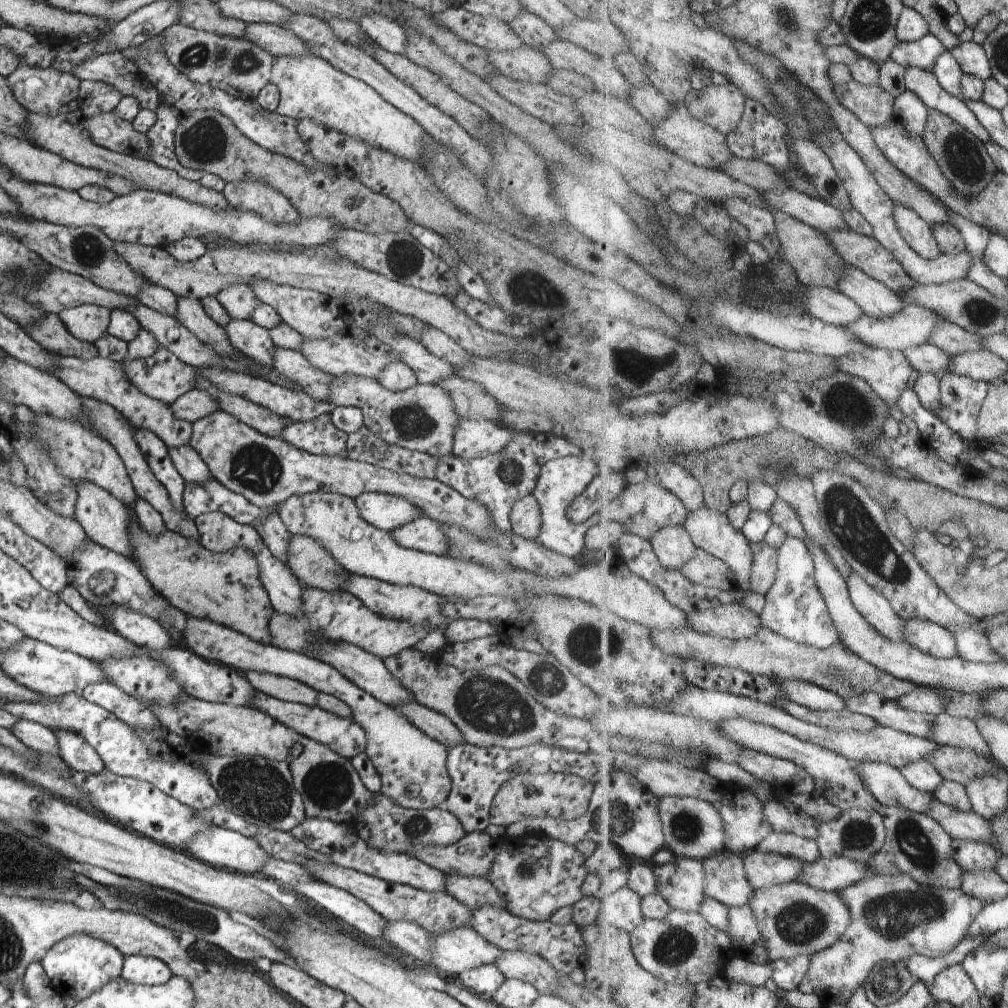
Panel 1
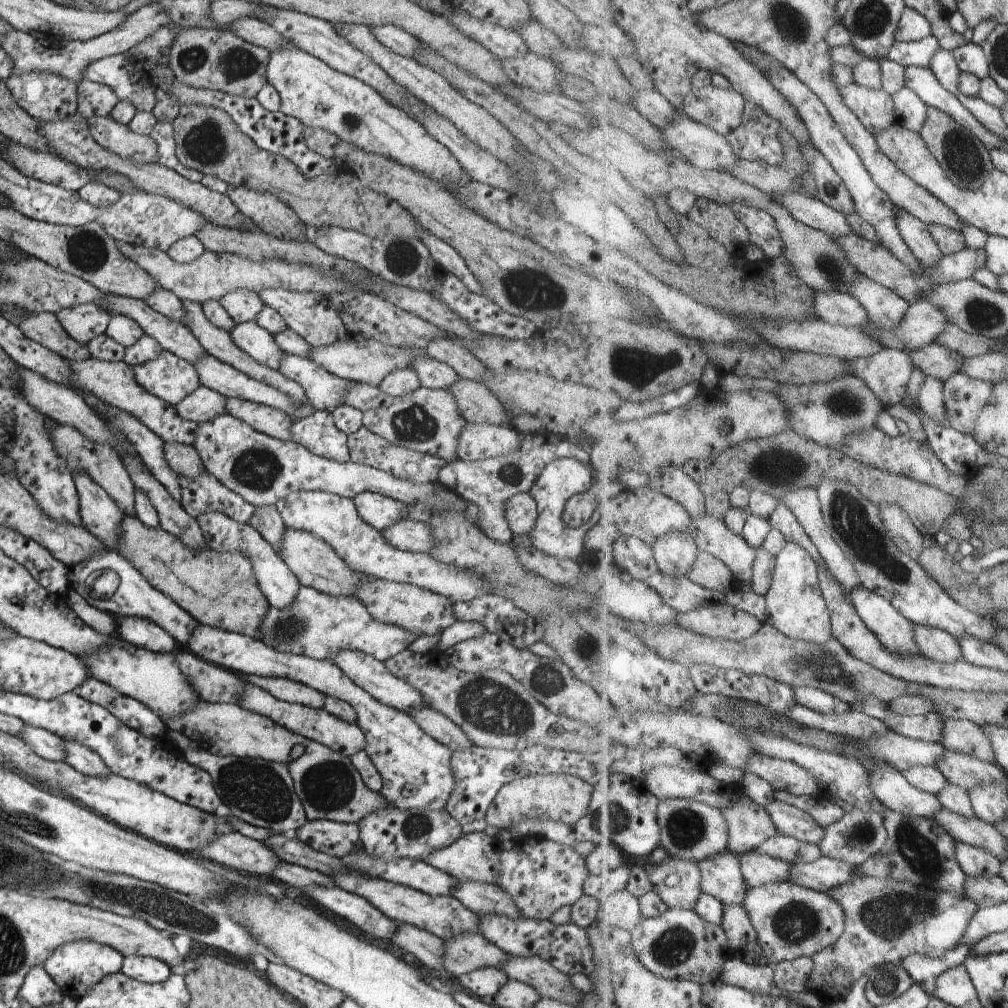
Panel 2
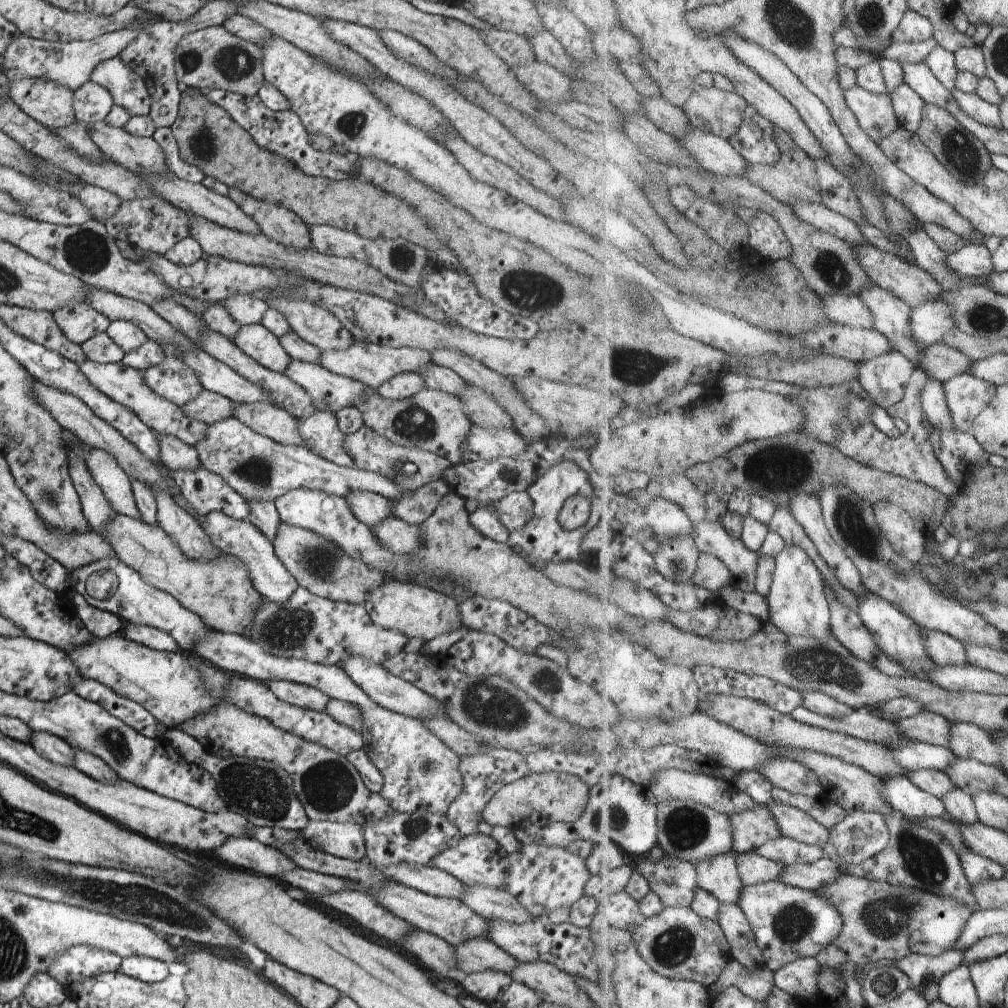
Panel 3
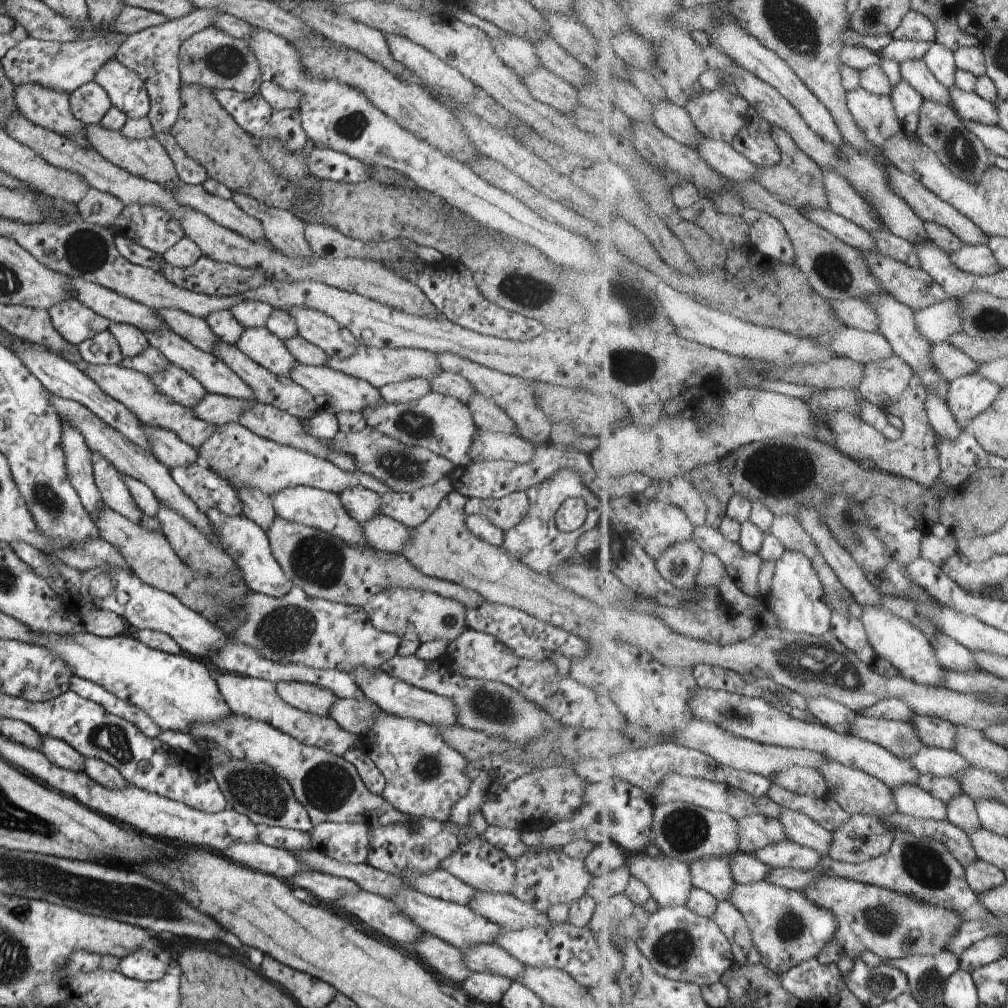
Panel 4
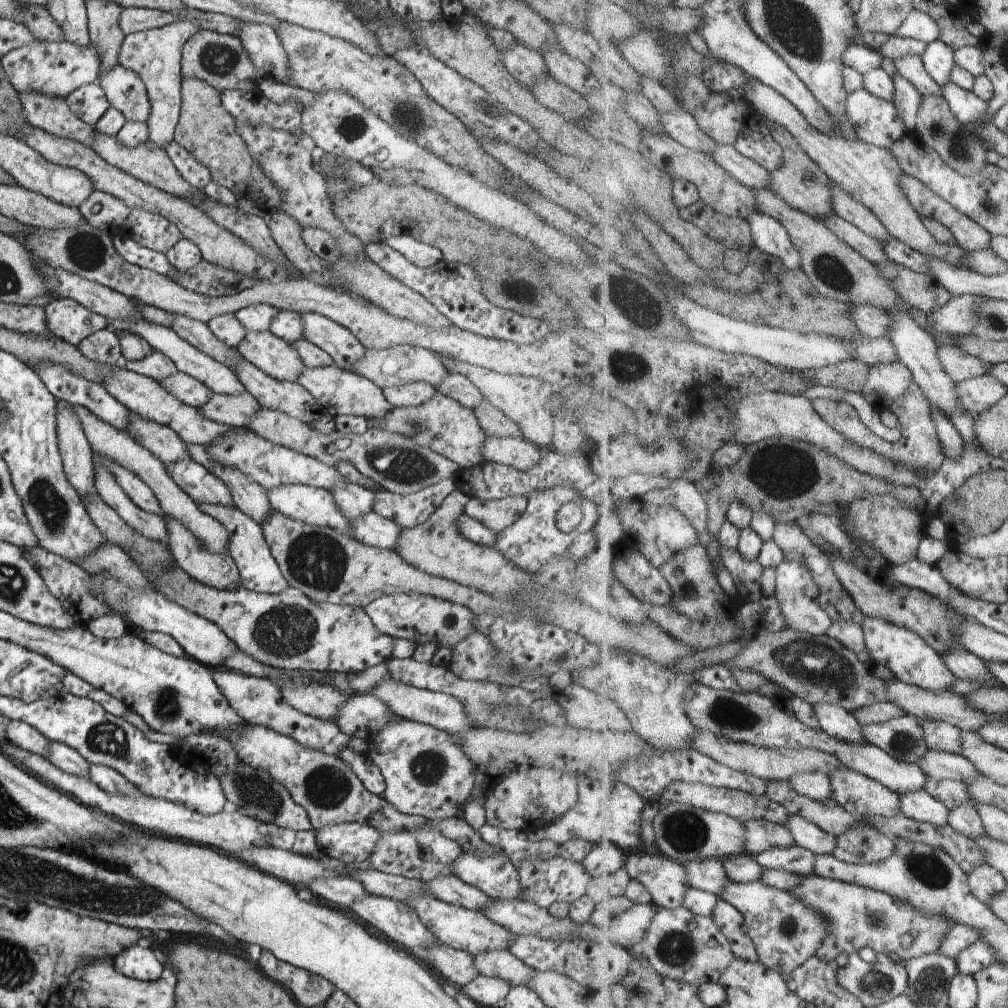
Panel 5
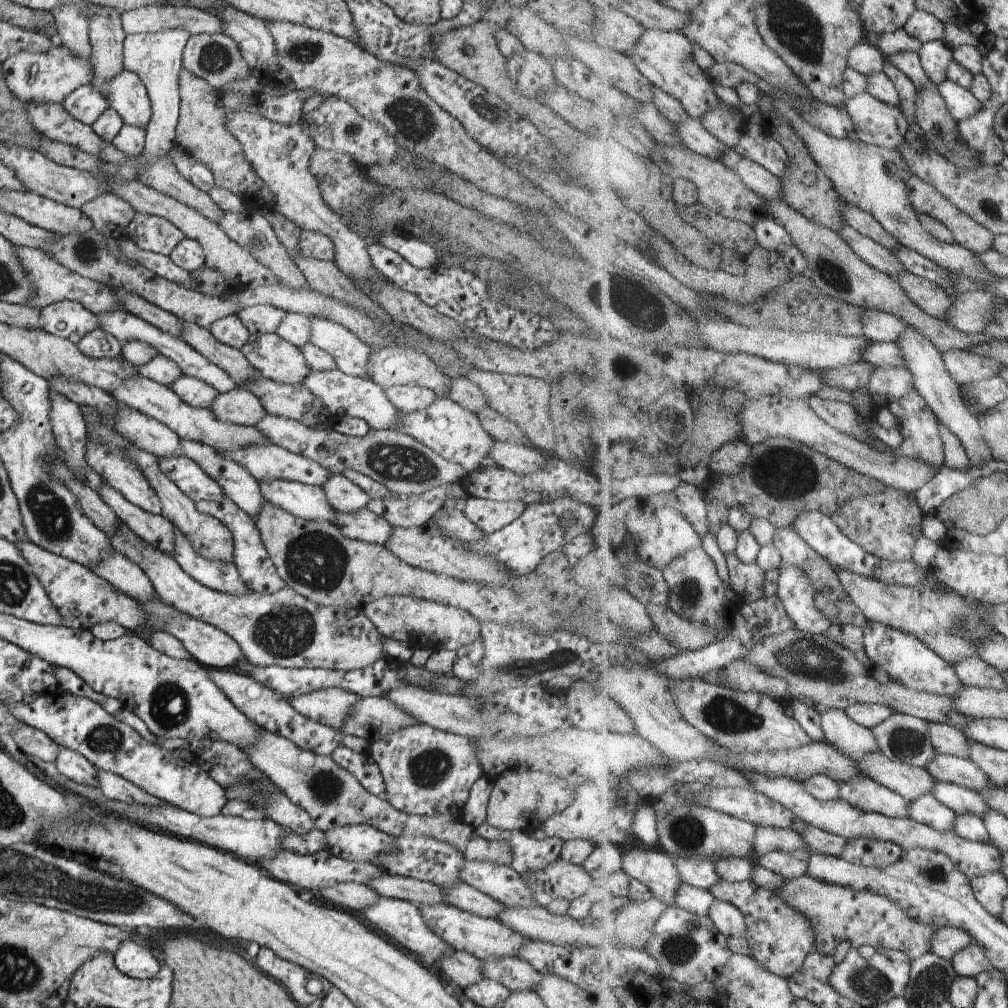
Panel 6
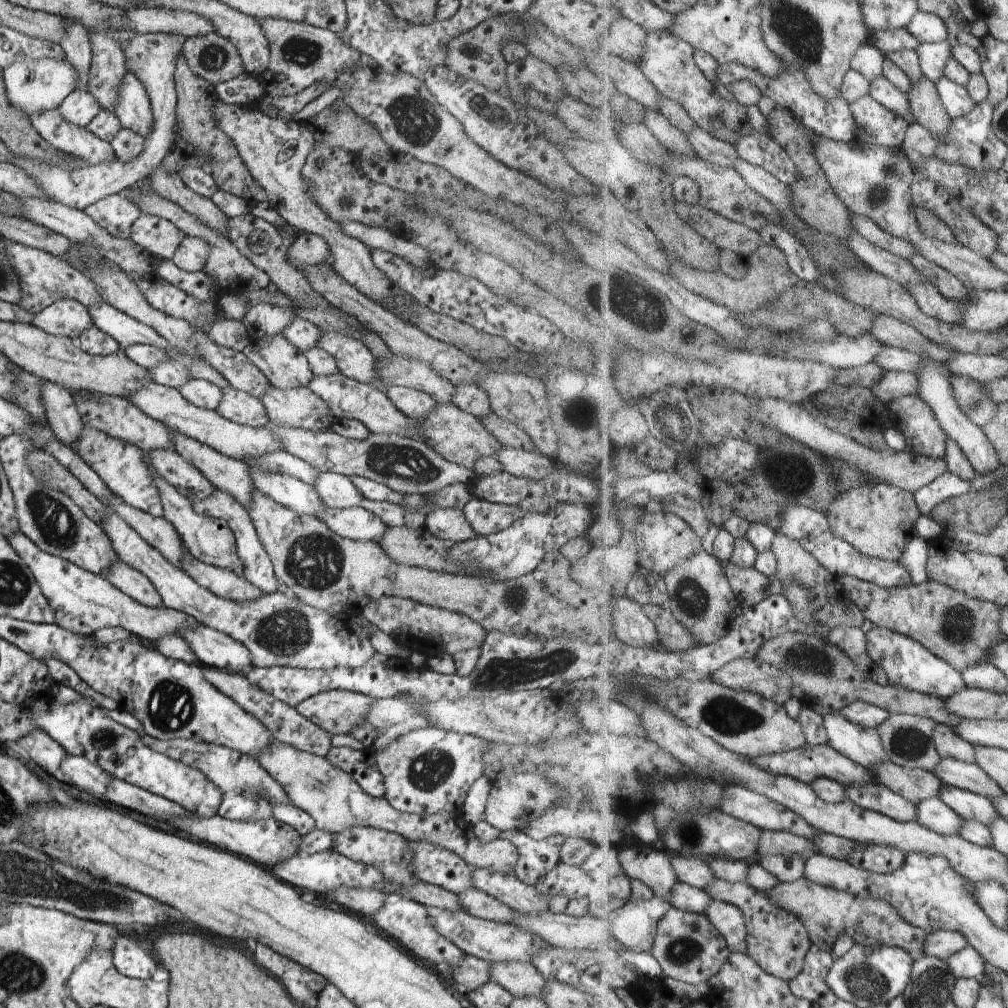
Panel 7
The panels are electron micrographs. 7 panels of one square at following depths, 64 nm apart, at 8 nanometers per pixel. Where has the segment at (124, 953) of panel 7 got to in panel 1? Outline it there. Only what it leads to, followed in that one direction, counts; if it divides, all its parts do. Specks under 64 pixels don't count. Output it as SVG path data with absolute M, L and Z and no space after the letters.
M130 955L125 957L121 976L132 984L152 986L166 984L173 974L158 958Z

